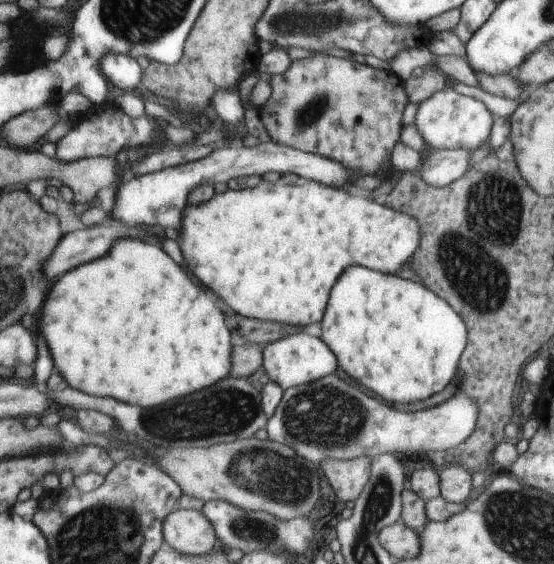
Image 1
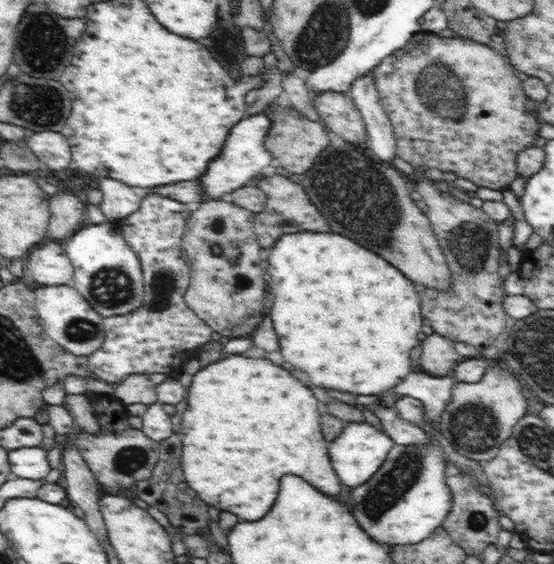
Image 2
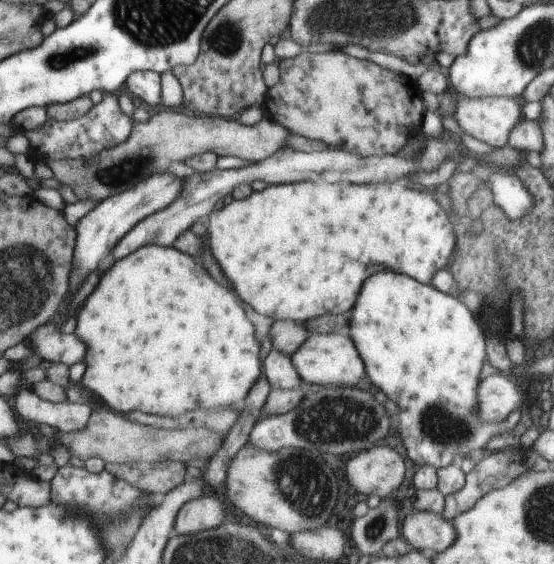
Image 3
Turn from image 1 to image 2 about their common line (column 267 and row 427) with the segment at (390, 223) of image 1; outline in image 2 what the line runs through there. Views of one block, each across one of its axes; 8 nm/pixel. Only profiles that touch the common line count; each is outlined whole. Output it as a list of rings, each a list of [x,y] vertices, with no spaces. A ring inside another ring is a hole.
[[[227,354],[221,357],[219,362],[210,364],[205,368],[201,368],[192,378],[192,383],[187,392],[187,407],[182,416],[182,450],[181,450],[181,467],[185,481],[188,486],[196,492],[196,494],[205,502],[205,506],[210,506],[222,512],[230,512],[235,514],[242,521],[256,522],[264,518],[271,512],[276,496],[280,492],[280,478],[284,475],[295,474],[300,478],[308,481],[316,490],[331,496],[332,498],[340,498],[340,490],[342,490],[340,479],[334,472],[331,465],[331,460],[328,454],[327,441],[321,432],[321,415],[323,408],[318,402],[314,394],[300,384],[288,370],[272,364],[267,357],[263,358],[248,358],[238,356],[238,354]]]

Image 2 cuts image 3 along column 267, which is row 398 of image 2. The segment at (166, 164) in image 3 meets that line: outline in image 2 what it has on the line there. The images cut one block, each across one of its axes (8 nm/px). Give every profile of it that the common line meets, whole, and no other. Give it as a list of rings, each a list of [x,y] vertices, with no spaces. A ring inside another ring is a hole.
[[[134,374],[126,376],[118,383],[113,395],[125,405],[129,404],[154,404],[158,401],[156,384],[146,375]]]

